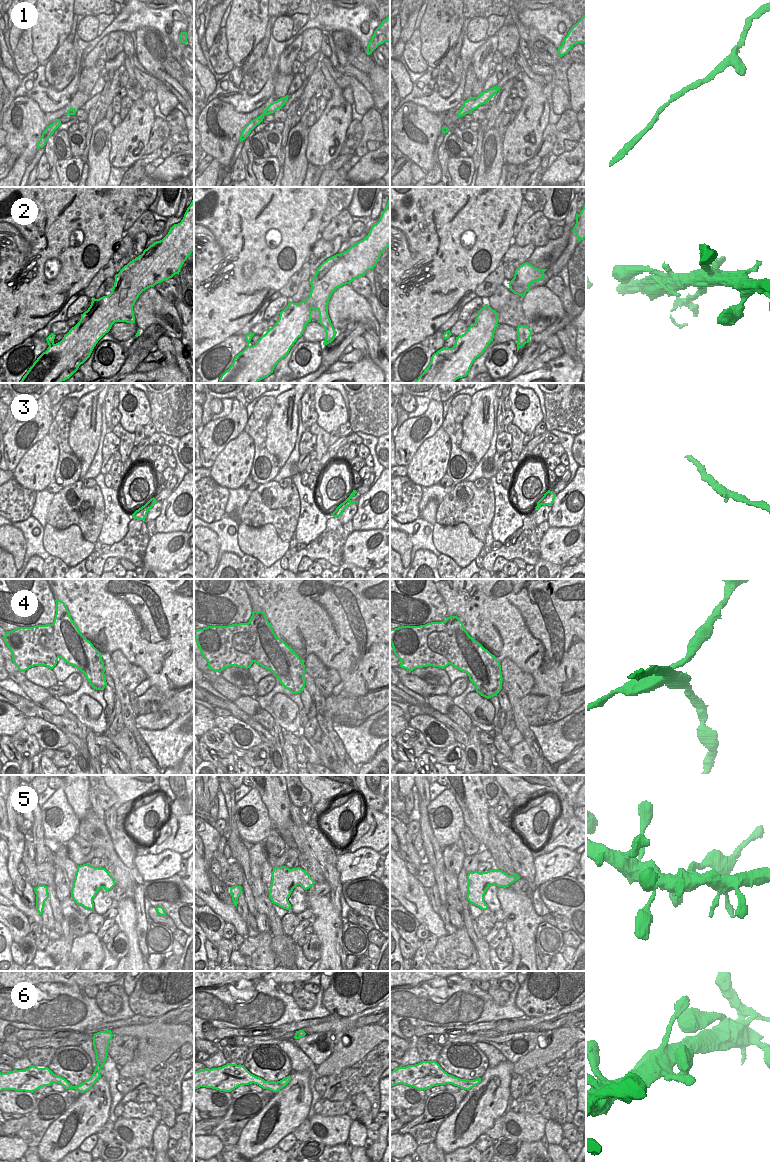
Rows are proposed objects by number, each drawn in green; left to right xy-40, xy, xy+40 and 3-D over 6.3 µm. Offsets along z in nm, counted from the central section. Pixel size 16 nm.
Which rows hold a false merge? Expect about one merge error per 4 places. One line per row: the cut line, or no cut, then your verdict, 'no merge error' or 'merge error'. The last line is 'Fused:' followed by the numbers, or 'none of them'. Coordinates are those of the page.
1: no cut; no merge error
2: cut in xy along (329, 319), (328, 324), (324, 327); merge error
3: no cut; no merge error
4: cut in xy+40 along (445, 620), (446, 643), (442, 654), (450, 663); merge error
5: cut in xy+40 along (506, 874), (506, 880), (509, 884); merge error
6: no cut; no merge error
Fused: 2, 4, 5

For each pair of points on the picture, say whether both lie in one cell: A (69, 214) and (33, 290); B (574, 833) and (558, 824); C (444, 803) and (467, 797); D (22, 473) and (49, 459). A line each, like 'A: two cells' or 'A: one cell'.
A: one cell
B: two cells
C: two cells
D: one cell

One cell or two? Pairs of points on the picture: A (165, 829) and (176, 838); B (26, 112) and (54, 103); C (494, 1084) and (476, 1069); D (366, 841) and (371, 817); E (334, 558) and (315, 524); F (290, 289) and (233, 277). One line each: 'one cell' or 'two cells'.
A: two cells
B: two cells
C: two cells
D: one cell
E: two cells
F: two cells

